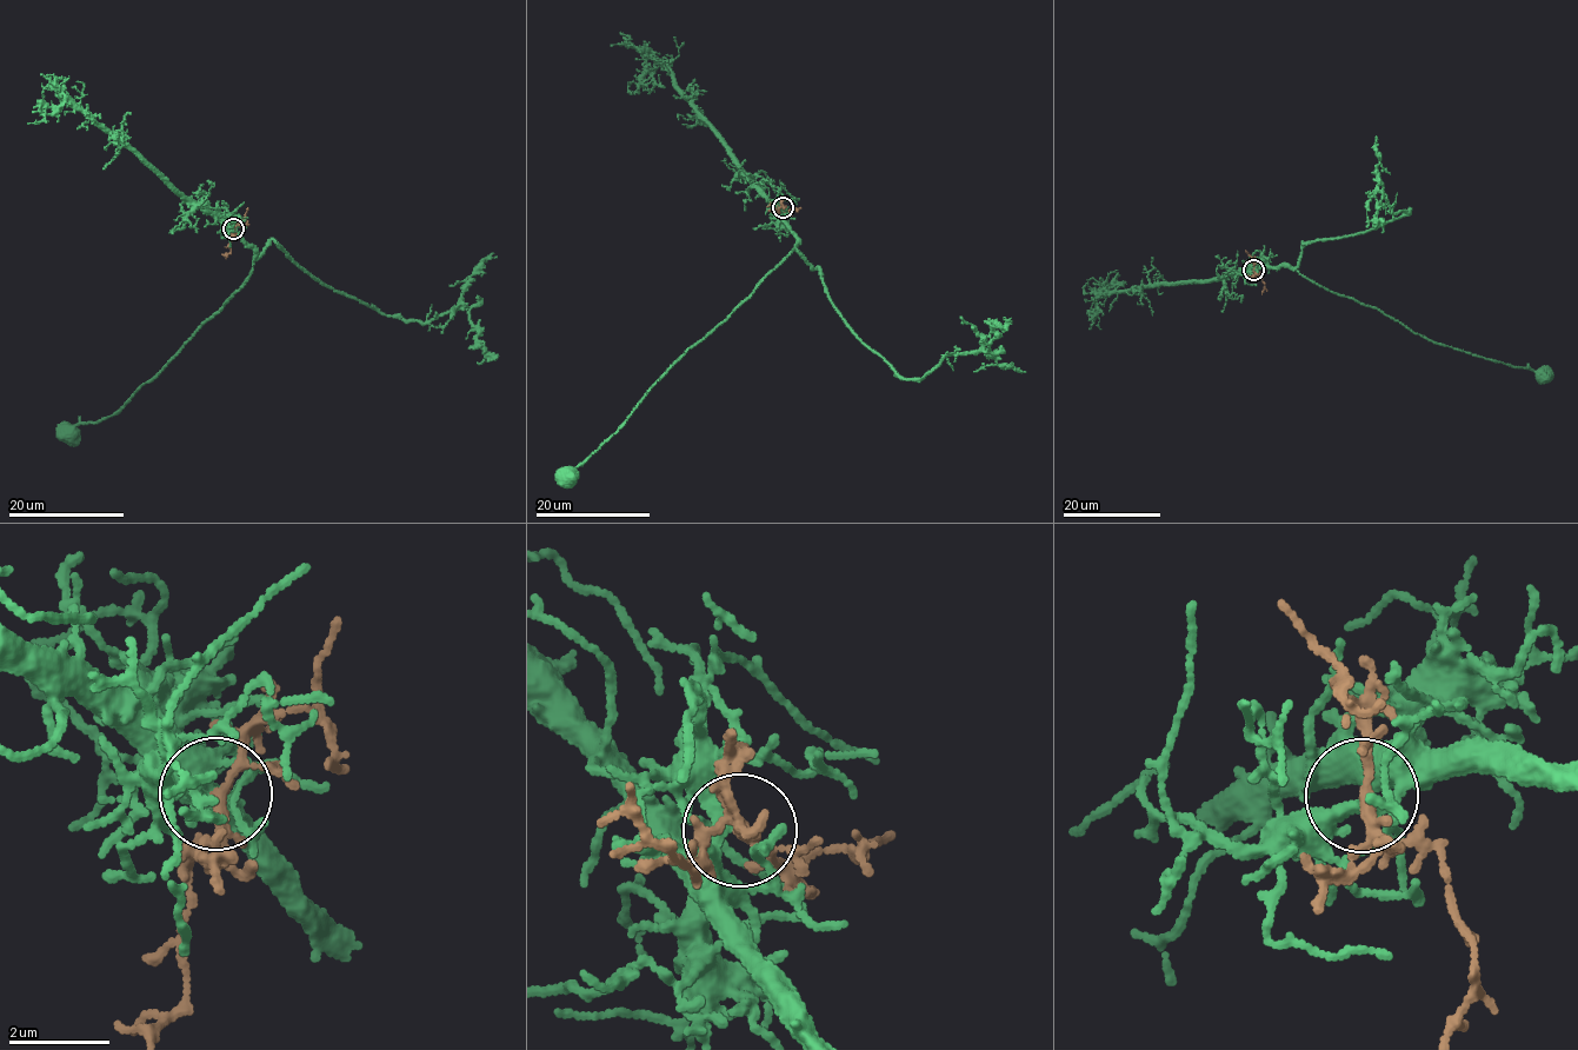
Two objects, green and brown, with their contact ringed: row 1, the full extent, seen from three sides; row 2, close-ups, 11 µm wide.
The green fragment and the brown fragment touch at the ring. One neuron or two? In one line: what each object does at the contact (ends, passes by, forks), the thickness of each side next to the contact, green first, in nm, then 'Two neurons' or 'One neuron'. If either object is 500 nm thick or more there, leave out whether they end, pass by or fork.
At the ring green forks. At the ring brown forks. Thickness 180 nm (green) against 170 nm. One neuron

